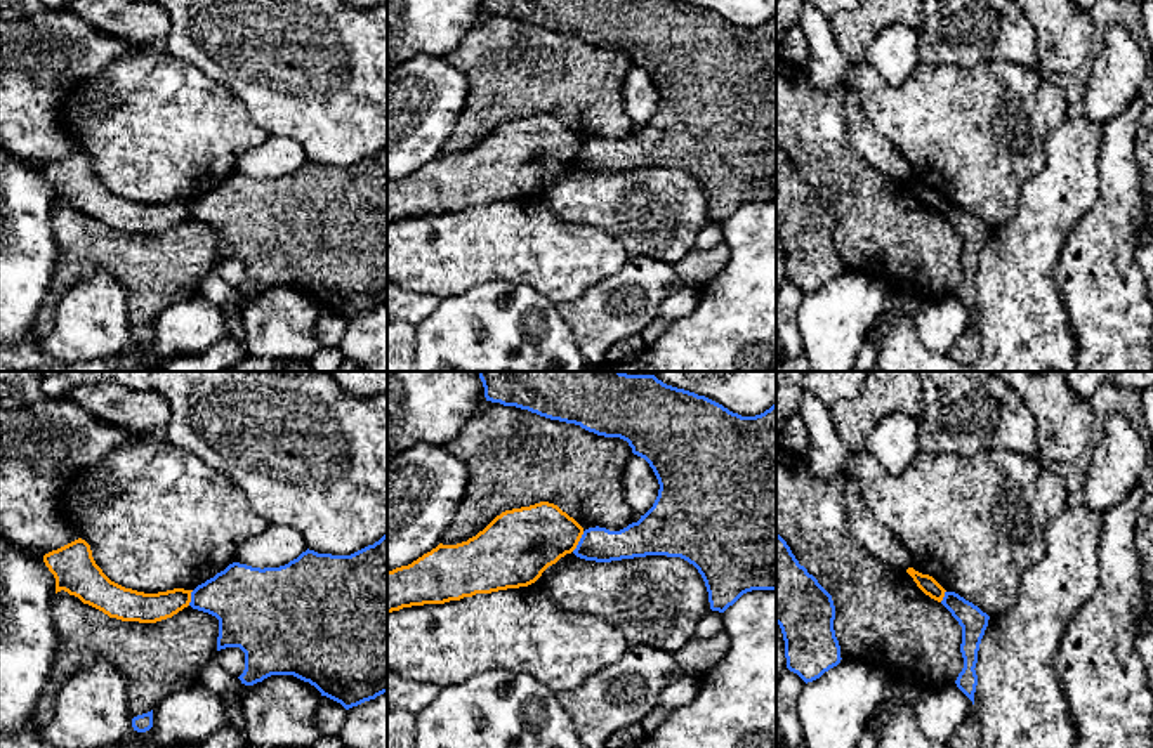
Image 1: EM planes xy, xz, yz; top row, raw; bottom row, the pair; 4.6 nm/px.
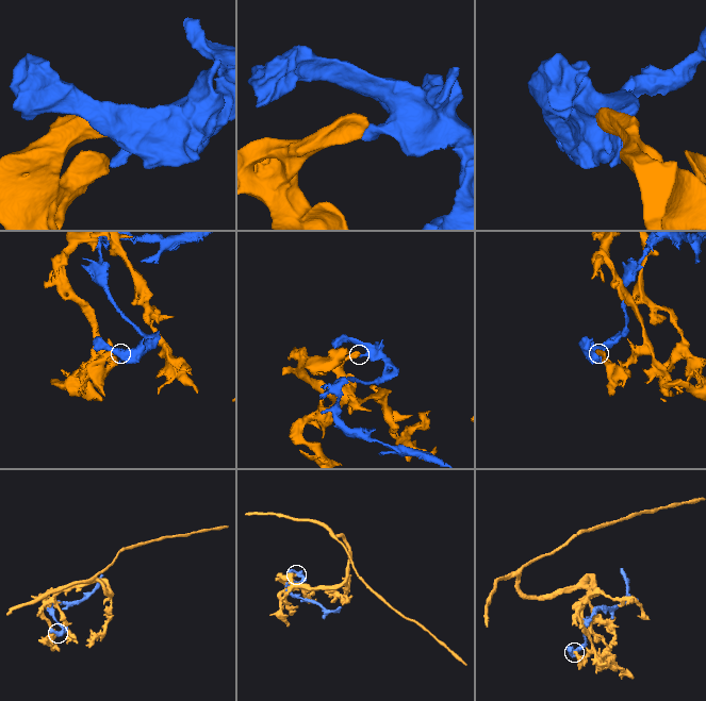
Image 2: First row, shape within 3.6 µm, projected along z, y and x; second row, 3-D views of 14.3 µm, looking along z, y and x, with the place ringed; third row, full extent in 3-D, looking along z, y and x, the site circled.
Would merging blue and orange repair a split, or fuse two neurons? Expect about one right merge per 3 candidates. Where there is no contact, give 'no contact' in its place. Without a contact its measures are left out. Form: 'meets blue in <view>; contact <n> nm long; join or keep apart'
meets blue in xz; contact 110 nm long; keep apart

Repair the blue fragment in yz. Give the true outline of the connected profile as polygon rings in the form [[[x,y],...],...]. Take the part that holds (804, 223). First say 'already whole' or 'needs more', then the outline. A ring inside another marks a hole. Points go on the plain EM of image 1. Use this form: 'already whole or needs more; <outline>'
already whole; [[[776,144],[776,234],[785,252],[787,279],[806,295],[842,271],[833,231],[832,207]]]

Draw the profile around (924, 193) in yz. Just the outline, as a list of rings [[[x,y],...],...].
[[[908,179],[906,184],[913,189],[917,198],[929,207],[931,210],[941,213],[945,208],[945,200],[929,186],[922,186],[915,182],[913,179]]]

